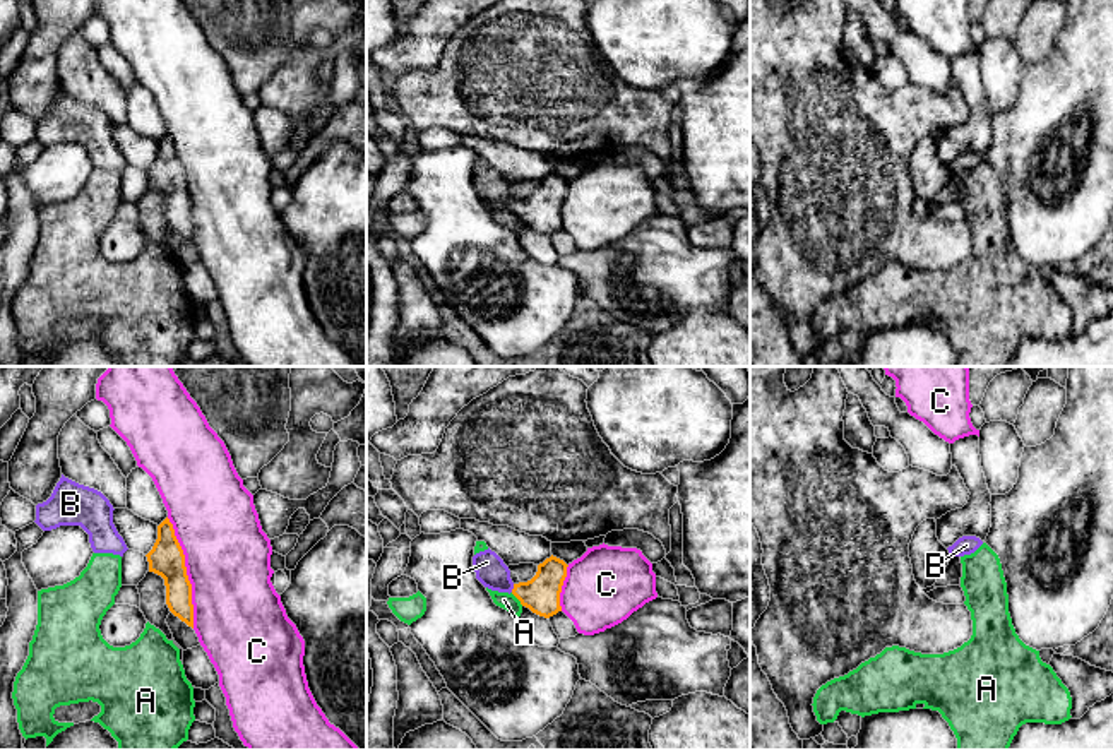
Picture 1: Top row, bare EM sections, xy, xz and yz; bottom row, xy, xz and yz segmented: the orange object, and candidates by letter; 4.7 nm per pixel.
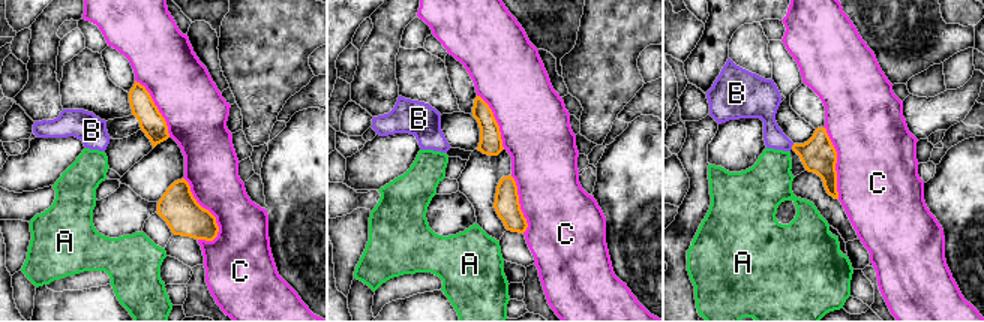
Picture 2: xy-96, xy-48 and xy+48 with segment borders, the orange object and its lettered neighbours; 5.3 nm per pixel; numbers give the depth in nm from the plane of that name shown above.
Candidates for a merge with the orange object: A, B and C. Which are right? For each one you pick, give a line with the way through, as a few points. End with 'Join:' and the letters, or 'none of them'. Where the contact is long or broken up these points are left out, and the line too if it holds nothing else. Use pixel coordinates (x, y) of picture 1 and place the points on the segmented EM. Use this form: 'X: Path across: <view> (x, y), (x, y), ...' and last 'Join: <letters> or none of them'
B: Path across: xz (541, 595), (514, 588), (504, 584), (492, 572)
Join: B

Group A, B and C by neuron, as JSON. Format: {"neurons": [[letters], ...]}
{"neurons": [["A"], ["B"], ["C"]]}

